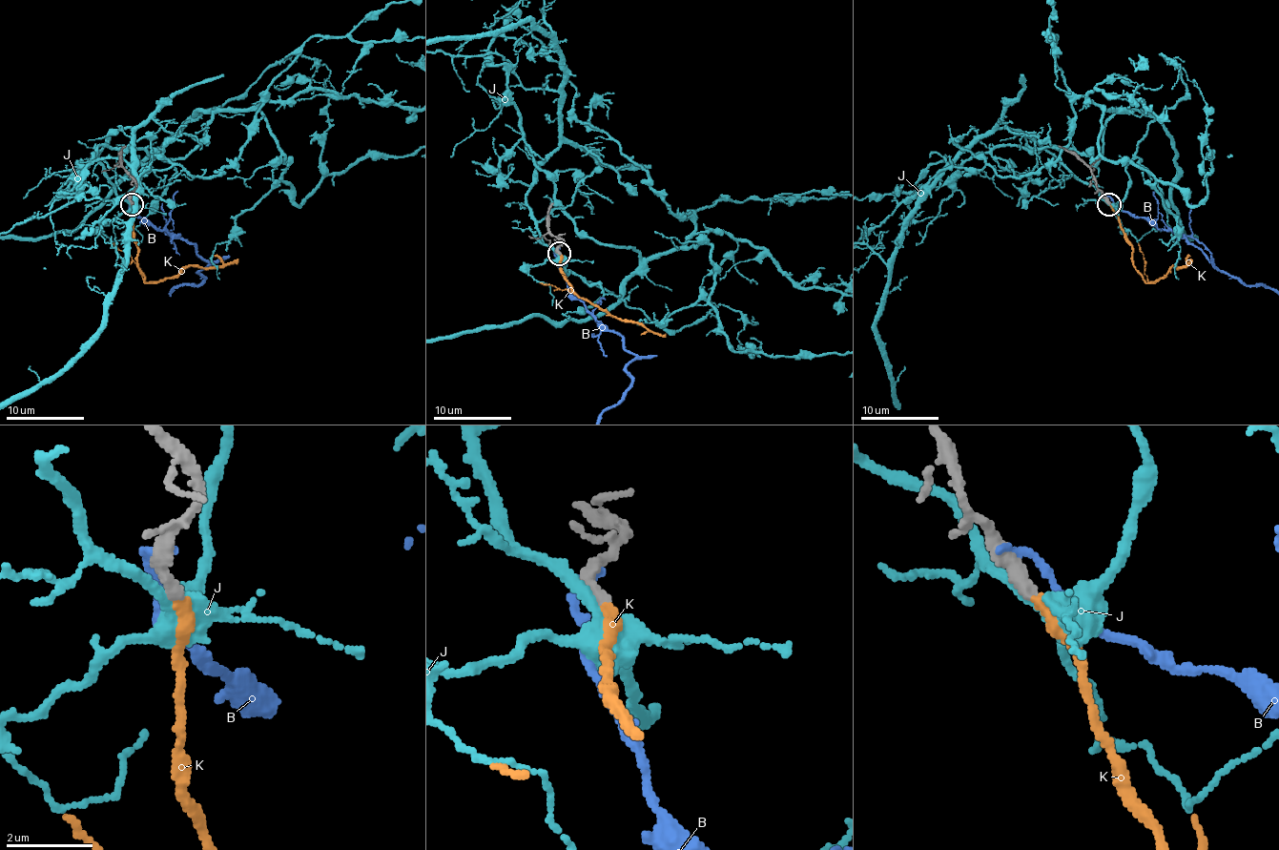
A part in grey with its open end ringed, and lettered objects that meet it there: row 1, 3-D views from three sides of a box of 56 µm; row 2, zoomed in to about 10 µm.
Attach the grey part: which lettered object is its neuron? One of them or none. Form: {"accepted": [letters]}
{"accepted": ["K"]}

